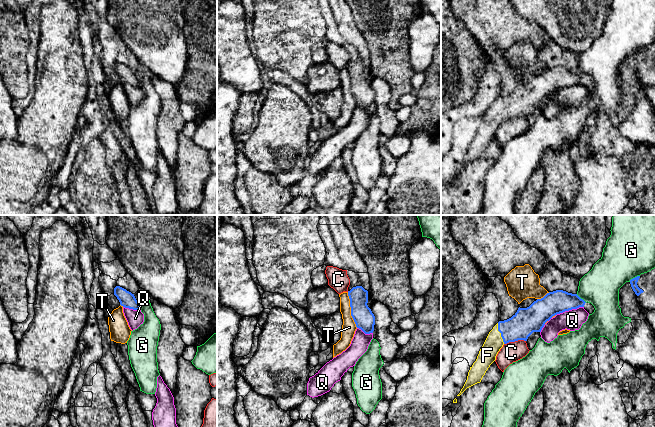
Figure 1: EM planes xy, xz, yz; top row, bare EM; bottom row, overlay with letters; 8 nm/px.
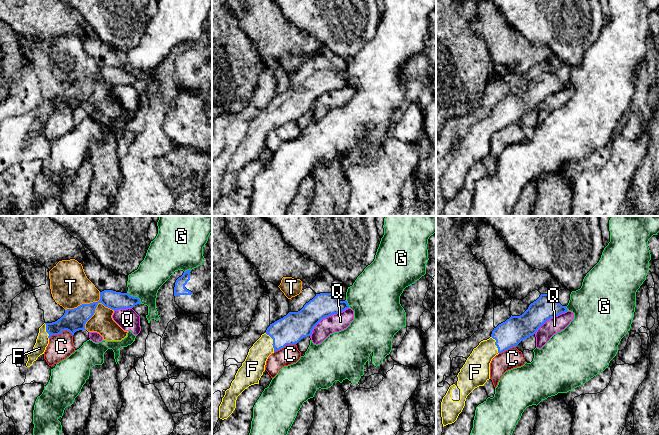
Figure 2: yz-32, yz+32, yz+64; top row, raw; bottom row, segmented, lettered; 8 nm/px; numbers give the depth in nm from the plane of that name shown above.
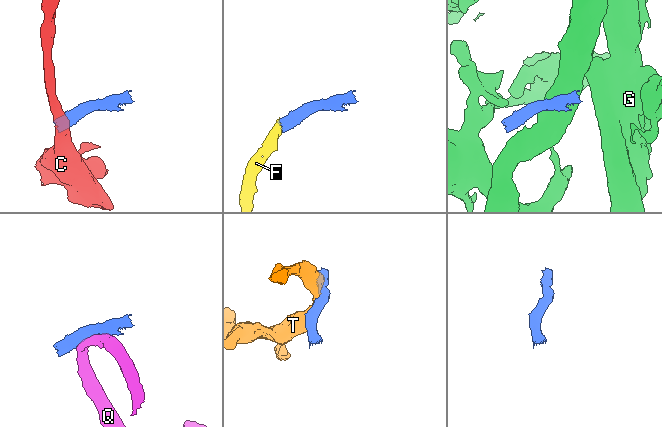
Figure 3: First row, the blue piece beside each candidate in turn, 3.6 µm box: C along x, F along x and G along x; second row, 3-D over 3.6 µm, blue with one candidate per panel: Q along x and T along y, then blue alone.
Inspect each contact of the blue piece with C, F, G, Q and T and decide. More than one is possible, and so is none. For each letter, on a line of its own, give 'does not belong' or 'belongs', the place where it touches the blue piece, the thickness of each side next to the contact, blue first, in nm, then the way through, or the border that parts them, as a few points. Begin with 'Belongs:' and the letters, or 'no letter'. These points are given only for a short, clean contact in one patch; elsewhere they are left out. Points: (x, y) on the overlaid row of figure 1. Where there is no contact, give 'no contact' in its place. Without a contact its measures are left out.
Belongs: F
C: does not belong; contact yz (514, 341); calibres 220 and 160 nm; border yz (525, 340), (509, 341), (504, 344)
F: belongs; contact yz (500, 332); calibres 220 and 140 nm; way yz (520, 326), (500, 332), (487, 355)
G: does not belong; contact yz (635, 277); calibres 60 and 400 nm
Q: does not belong; contact yz (569, 309); calibres 190 and 170 nm
T: does not belong; contact xz (351, 310); calibres 160 and 110 nm; border xz (347, 292), (350, 315), (357, 327)

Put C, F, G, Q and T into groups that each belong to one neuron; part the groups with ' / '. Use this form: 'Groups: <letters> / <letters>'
Groups: C Q T / F / G

